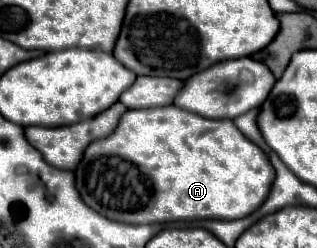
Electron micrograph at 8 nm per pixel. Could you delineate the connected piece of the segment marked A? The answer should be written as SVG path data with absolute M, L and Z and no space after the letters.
M168 105L168 107L156 107L156 109L126 111L122 115L116 131L110 137L90 143L84 153L84 159L80 161L80 167L76 169L76 187L82 195L82 199L100 215L104 215L112 221L122 221L122 223L132 223L132 225L148 225L148 223L192 221L192 219L242 219L242 217L248 217L268 197L274 177L276 177L276 173L272 171L272 163L268 163L268 155L264 155L264 151L258 145L254 145L250 139L244 139L244 135L240 135L240 129L234 125L234 121L230 121L230 119L218 119L218 121L204 119L204 117L184 111L176 105Z

